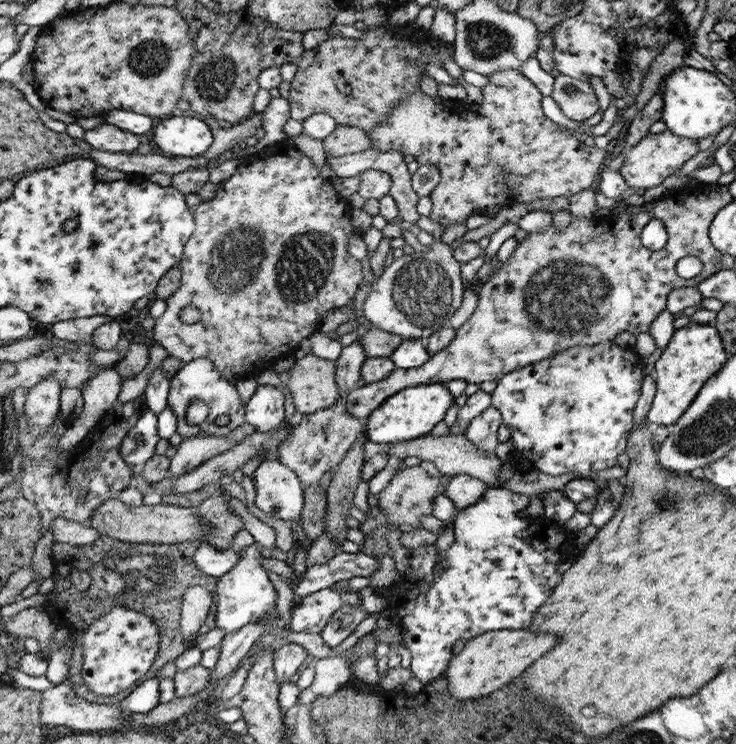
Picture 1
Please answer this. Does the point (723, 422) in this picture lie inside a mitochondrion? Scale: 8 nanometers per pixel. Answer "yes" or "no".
yes

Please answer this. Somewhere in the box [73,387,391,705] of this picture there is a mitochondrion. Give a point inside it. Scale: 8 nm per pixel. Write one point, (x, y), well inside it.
(118, 581)

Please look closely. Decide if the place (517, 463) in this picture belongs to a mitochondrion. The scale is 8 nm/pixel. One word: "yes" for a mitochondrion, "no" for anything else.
no

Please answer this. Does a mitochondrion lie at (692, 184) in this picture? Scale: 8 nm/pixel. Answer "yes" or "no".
no

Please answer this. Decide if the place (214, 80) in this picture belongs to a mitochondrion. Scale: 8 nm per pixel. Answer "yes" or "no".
yes

